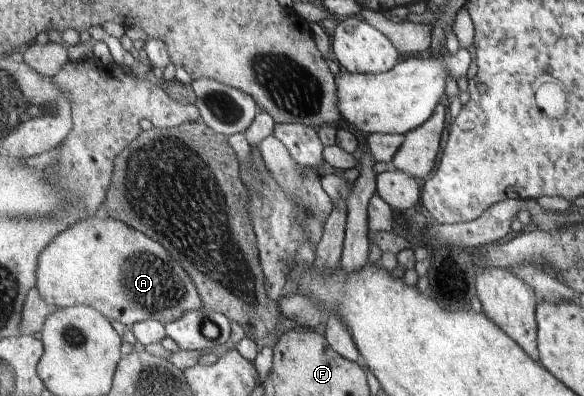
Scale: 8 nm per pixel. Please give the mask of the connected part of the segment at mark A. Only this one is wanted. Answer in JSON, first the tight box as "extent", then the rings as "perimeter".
{"extent":[36,216,204,328],"perimeter":[[[91,216],[62,230],[39,255],[37,276],[36,287],[45,302],[53,308],[61,310],[87,305],[101,311],[111,322],[121,322],[128,328],[151,319],[159,320],[166,325],[179,320],[186,312],[204,307],[194,280],[191,280],[191,276],[183,270],[183,266],[177,260],[169,258],[169,252],[165,252],[163,246],[115,218]]]}

